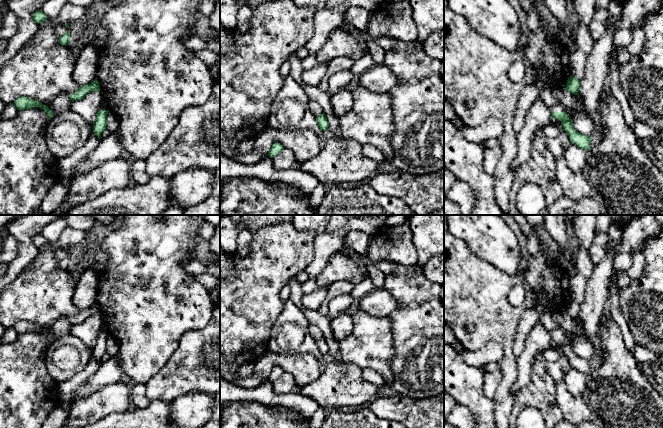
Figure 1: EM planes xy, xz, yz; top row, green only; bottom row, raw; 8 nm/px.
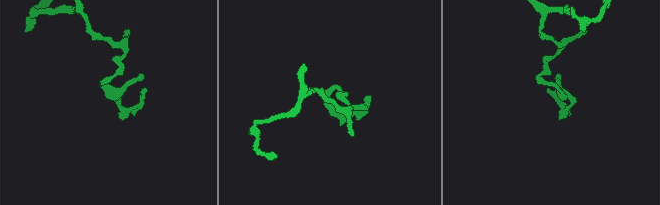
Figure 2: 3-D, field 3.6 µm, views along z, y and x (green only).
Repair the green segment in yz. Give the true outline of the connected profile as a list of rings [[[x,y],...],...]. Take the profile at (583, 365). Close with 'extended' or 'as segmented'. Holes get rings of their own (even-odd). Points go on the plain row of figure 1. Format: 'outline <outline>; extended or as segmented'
outline [[[559,326],[551,331],[553,343],[557,343],[562,346],[563,354],[565,354],[569,360],[571,367],[588,375],[592,362],[578,357],[573,351],[573,344],[566,336],[566,332]]]; extended

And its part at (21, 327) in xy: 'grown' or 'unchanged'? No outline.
unchanged

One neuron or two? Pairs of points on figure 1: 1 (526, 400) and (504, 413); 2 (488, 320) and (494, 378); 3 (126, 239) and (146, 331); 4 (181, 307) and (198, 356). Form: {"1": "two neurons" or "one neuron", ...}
{"1": "two neurons", "2": "two neurons", "3": "one neuron", "4": "two neurons"}

